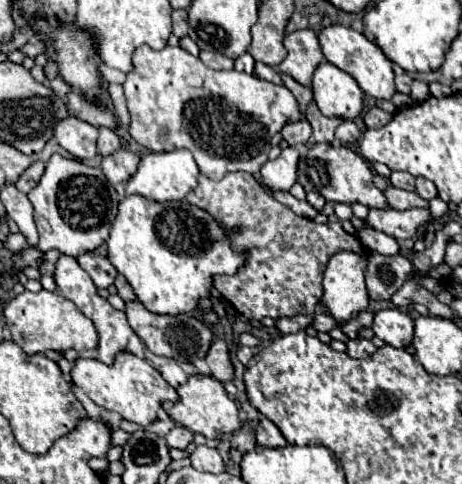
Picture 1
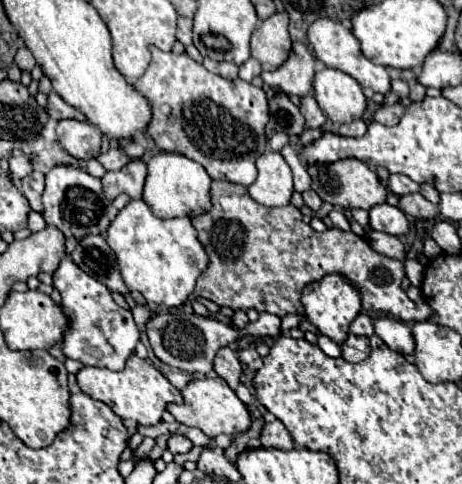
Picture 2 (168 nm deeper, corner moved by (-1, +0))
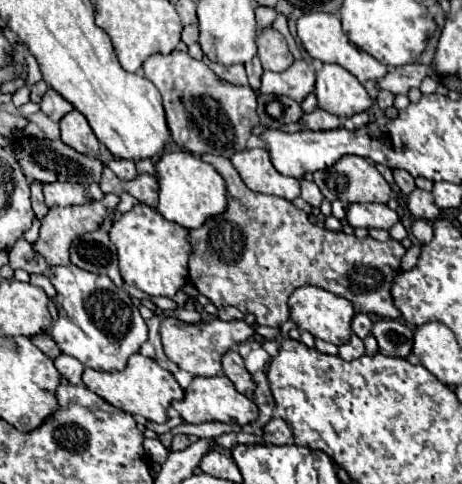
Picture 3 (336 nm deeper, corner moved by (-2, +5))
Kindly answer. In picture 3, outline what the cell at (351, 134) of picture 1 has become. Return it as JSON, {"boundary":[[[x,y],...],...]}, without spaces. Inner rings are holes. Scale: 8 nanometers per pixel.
{"boundary":[[[359,112],[359,114],[355,114],[355,116],[347,118],[347,120],[343,120],[343,126],[349,128],[349,130],[357,130],[357,128],[365,126],[367,122],[369,122],[369,116],[367,116],[365,112]]]}

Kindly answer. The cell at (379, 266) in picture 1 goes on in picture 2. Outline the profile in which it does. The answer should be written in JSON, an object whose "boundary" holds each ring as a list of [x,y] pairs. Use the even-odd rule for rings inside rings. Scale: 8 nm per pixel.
{"boundary":[[[214,181],[212,183],[212,211],[206,211],[204,215],[194,215],[192,225],[198,229],[200,243],[210,255],[210,265],[198,277],[194,295],[206,297],[220,307],[226,305],[234,311],[256,309],[258,313],[266,311],[266,313],[274,313],[280,317],[288,313],[304,315],[304,307],[300,303],[300,295],[304,287],[312,281],[322,279],[328,273],[342,273],[362,291],[362,307],[366,311],[388,313],[402,321],[426,321],[432,317],[432,309],[426,303],[412,303],[408,295],[404,293],[404,289],[400,287],[402,279],[406,277],[402,261],[376,253],[366,243],[366,239],[354,235],[352,231],[342,231],[338,227],[330,227],[324,233],[314,231],[310,225],[302,221],[302,213],[294,205],[284,205],[284,207],[260,205],[248,195],[246,185],[236,185],[230,181]]]}

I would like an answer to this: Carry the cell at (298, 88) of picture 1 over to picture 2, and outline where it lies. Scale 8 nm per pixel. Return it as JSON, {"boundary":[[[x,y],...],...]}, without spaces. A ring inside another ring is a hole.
{"boundary":[[[304,95],[300,99],[300,105],[298,107],[300,107],[300,113],[306,119],[306,127],[320,127],[320,125],[324,125],[326,117],[320,111],[320,107],[318,107],[318,103],[316,103],[316,99],[312,95]]]}

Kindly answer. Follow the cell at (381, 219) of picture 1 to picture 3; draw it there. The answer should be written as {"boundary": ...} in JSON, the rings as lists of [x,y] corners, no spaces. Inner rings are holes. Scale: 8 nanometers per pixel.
{"boundary":[[[349,204],[345,222],[351,228],[391,228],[397,214],[387,204]]]}

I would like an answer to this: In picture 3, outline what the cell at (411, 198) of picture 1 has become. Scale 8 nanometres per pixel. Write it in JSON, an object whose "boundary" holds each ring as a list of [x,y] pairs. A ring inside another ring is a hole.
{"boundary":[[[415,188],[409,194],[407,206],[409,206],[409,210],[411,210],[414,218],[429,220],[429,222],[433,222],[435,218],[439,218],[439,214],[441,214],[441,210],[437,208],[437,204],[433,202],[431,192],[425,192],[425,190],[419,190],[419,188]]]}

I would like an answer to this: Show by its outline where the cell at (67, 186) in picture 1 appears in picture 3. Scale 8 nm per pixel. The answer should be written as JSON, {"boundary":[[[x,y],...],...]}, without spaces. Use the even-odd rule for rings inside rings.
{"boundary":[[[69,182],[45,184],[43,194],[45,194],[45,204],[49,208],[53,208],[53,206],[75,206],[75,204],[85,204],[91,200],[85,194],[85,186],[69,184]]]}

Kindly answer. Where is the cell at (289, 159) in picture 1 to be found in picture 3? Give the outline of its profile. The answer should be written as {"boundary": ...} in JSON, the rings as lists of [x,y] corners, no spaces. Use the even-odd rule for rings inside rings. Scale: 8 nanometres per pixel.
{"boundary":[[[263,148],[243,150],[233,154],[233,158],[229,160],[233,162],[235,170],[241,174],[249,190],[261,192],[261,194],[275,194],[287,200],[293,200],[299,196],[299,180],[279,174],[271,164],[267,150]]]}

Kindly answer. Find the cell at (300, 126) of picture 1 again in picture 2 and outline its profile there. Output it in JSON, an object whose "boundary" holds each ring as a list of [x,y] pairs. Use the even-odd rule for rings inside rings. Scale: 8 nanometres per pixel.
{"boundary":[[[278,95],[270,101],[270,121],[266,125],[268,135],[276,131],[282,131],[286,135],[302,135],[304,129],[306,125],[302,113],[286,95]]]}

